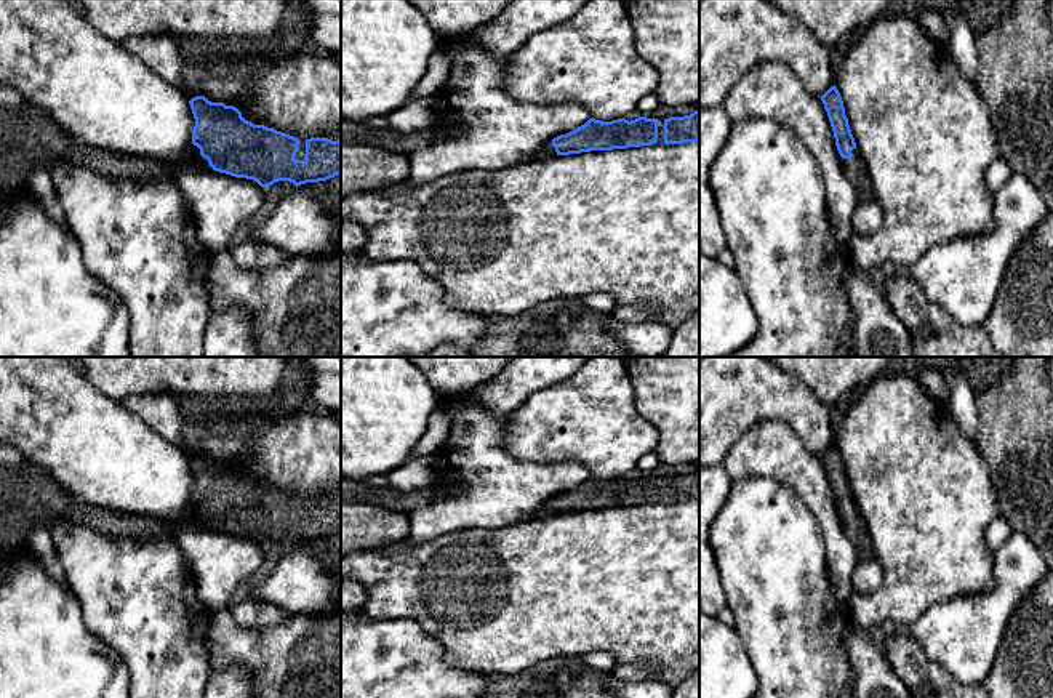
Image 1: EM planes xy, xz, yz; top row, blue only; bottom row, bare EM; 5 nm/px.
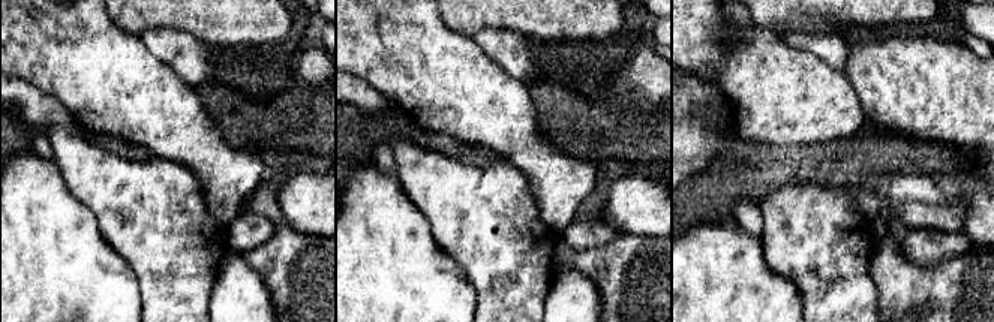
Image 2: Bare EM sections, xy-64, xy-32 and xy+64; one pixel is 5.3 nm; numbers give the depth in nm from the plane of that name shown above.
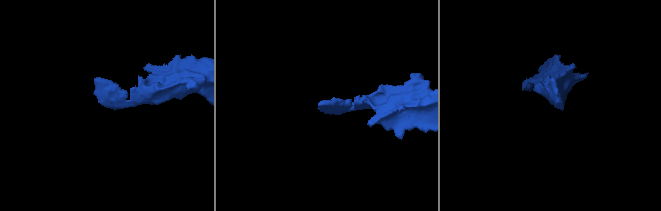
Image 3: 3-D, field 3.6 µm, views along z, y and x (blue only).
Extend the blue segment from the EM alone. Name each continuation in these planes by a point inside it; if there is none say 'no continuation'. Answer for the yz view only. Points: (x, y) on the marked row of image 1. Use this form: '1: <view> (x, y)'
1: yz (855, 168)

